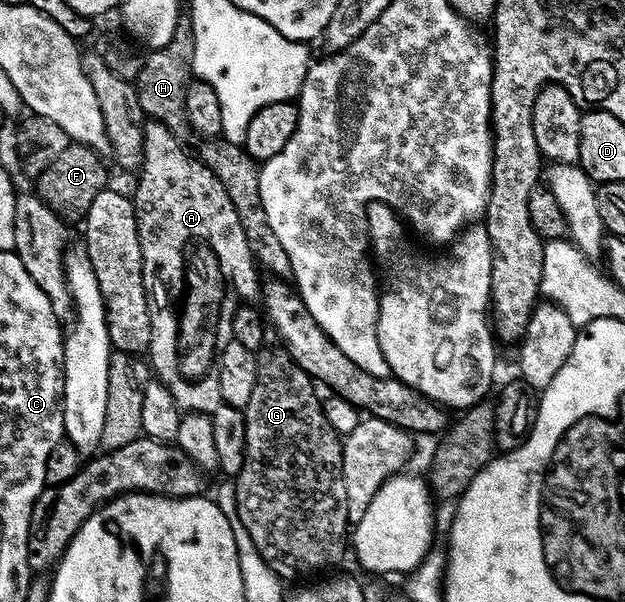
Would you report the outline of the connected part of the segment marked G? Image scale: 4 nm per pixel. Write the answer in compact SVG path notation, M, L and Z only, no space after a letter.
M265 347L258 356L258 377L250 405L250 431L246 434L246 458L242 470L234 477L234 516L246 526L246 534L250 534L250 542L254 542L266 566L270 566L281 581L300 582L315 577L312 576L315 572L334 567L344 556L343 544L350 536L346 482L342 478L344 445L326 419L323 401L314 392L316 386L312 377L290 358L283 347L275 347Z

